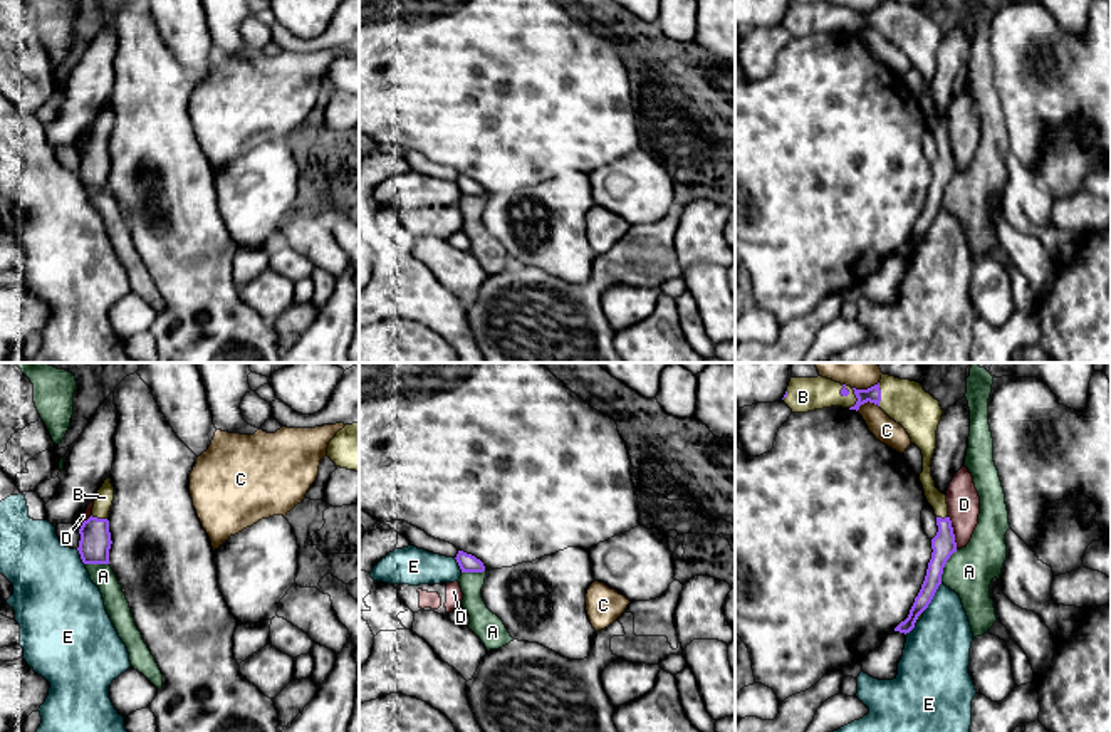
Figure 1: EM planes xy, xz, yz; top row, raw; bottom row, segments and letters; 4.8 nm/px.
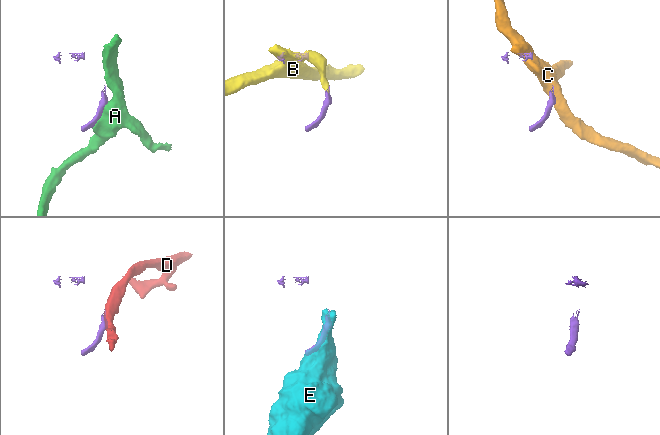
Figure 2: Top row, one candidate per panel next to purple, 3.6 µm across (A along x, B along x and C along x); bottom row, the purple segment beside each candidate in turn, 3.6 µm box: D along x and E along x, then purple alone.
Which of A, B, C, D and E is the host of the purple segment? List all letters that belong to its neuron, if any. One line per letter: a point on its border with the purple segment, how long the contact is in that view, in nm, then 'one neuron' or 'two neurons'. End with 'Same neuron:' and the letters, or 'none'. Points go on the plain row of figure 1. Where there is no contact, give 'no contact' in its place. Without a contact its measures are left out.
A: contact yz (944, 190); length 180 nm; two neurons
B: contact yz (880, 19); length 110 nm; one neuron
C: contact yz (866, 26); length 110 nm; two neurons
D: contact yz (952, 156); length 170 nm; two neurons
E: contact yz (933, 219); length 160 nm; two neurons
Same neuron: B

